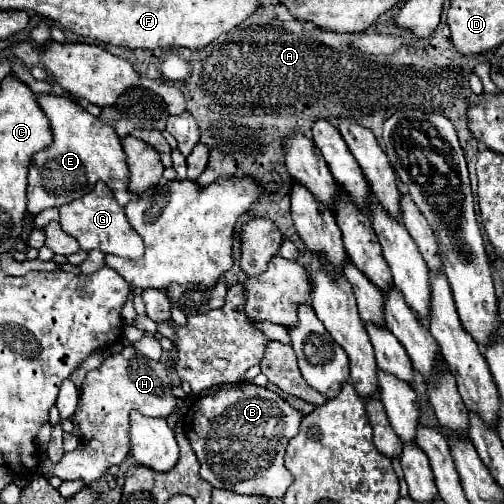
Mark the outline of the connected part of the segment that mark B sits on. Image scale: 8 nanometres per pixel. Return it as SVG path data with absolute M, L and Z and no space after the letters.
M252 382L222 384L218 390L198 398L186 412L184 432L198 456L200 478L212 484L212 488L230 490L248 496L282 498L288 486L294 482L292 474L284 466L284 452L288 442L298 434L302 414L294 410L286 400L268 388L260 388Z

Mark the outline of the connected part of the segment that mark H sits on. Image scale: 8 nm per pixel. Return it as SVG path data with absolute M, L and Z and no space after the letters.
M126 346L122 352L112 354L100 368L86 374L76 410L76 422L82 432L80 448L66 452L58 464L42 460L42 472L50 472L62 480L84 480L92 484L104 476L106 468L120 464L128 456L128 414L140 410L144 416L168 418L176 408L176 396L172 394L170 370L156 360L142 356L136 348Z

